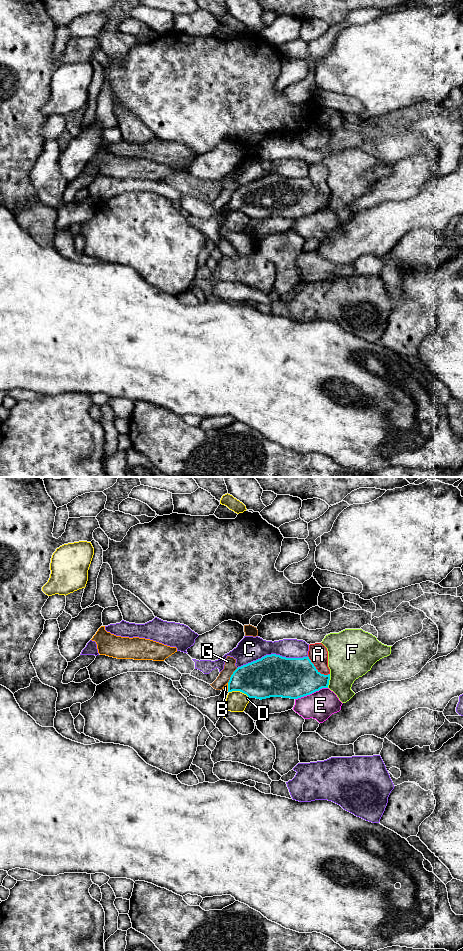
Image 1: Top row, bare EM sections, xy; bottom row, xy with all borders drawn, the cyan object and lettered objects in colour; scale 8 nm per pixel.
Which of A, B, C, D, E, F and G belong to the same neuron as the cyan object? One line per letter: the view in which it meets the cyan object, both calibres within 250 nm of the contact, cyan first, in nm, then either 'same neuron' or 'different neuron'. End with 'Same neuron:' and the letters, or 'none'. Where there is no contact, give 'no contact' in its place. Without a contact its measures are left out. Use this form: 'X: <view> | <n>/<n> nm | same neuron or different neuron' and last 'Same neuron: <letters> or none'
A: xy | 320/160 nm | different neuron
B: xy | 300/40 nm | different neuron
C: xy | 340/200 nm | different neuron
D: xy | 320/170 nm | different neuron
E: xy | 320/240 nm | different neuron
F: xy | 320/340 nm | different neuron
G: xy | 320/90 nm | different neuron
Same neuron: none

